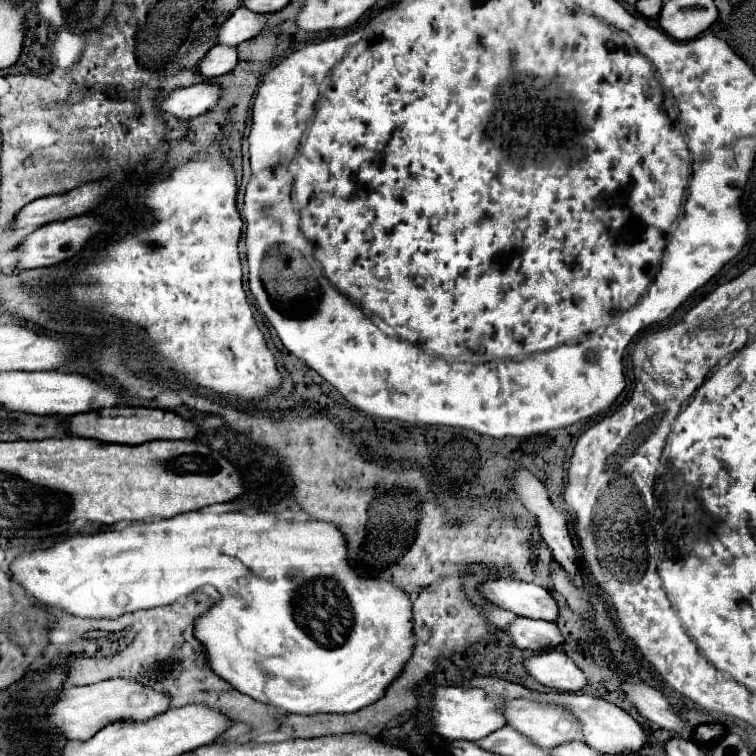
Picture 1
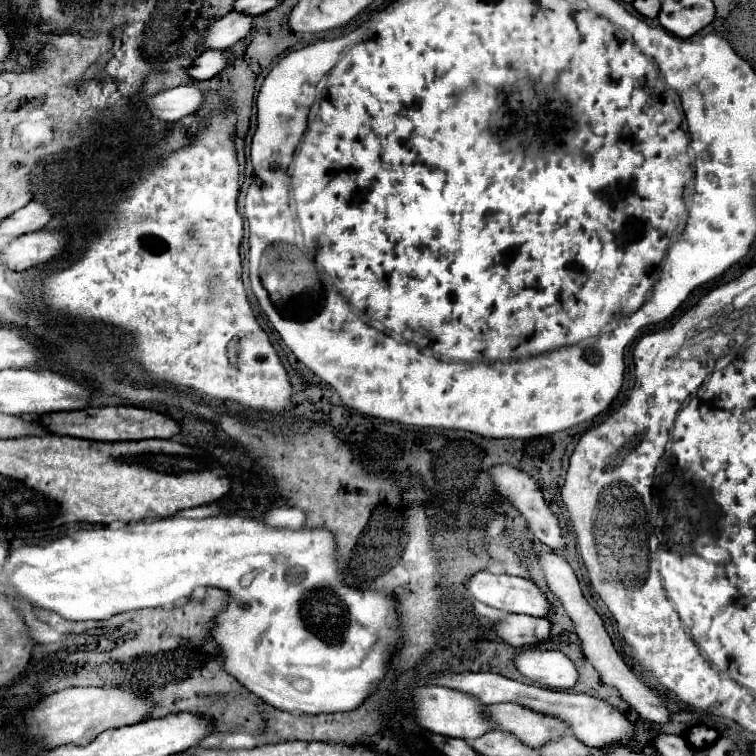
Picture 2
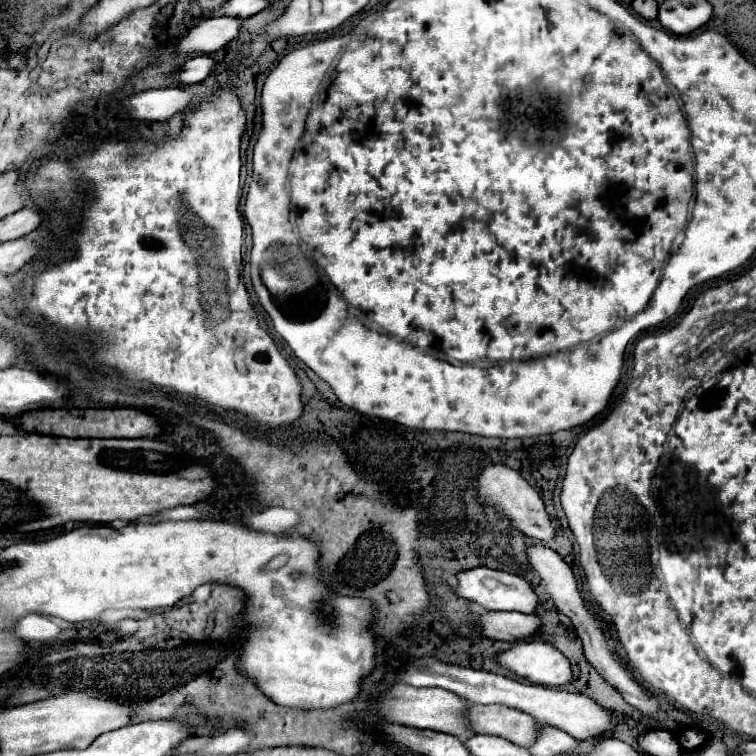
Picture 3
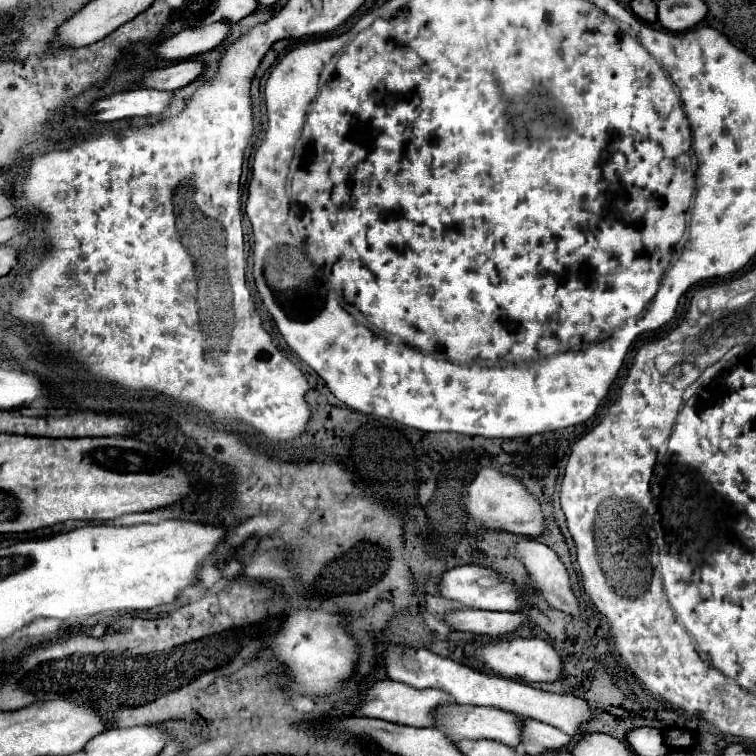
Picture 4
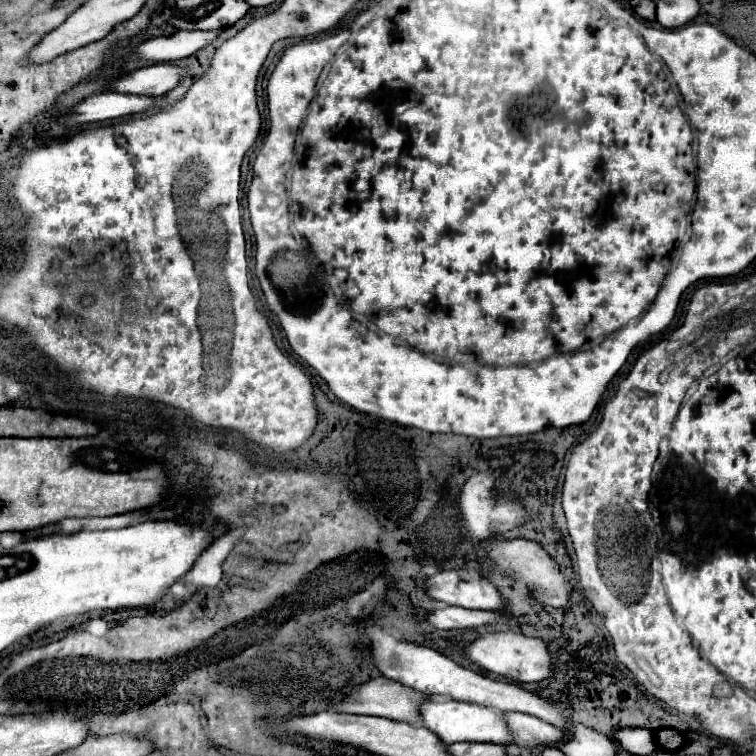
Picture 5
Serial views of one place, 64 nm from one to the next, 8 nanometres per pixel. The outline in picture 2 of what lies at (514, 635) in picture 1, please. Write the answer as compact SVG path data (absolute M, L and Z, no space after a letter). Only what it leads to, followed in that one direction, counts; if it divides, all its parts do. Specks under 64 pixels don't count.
M508 614L504 620L494 622L492 630L500 640L522 648L546 640L550 636L550 622L526 614Z

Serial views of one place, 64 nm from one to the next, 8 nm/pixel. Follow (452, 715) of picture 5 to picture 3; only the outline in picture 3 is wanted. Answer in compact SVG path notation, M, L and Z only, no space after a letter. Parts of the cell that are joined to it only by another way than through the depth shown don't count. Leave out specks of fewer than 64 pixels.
M500 704L472 706L466 710L466 718L474 734L500 736L524 748L528 748L536 740L540 726L532 716Z

